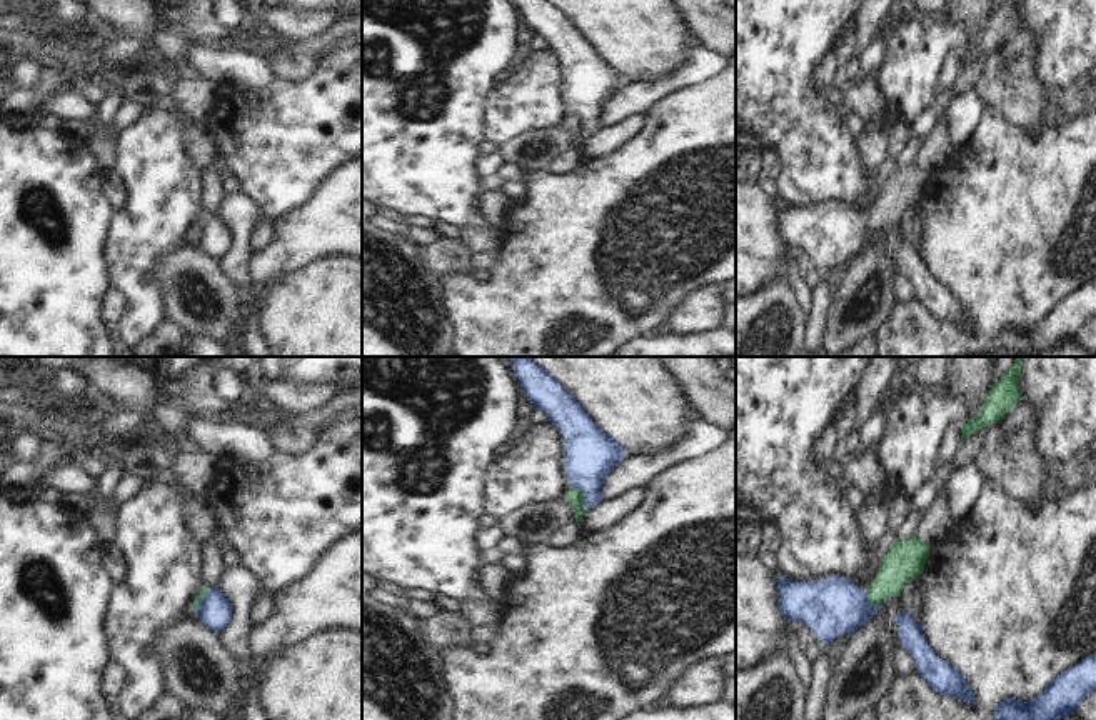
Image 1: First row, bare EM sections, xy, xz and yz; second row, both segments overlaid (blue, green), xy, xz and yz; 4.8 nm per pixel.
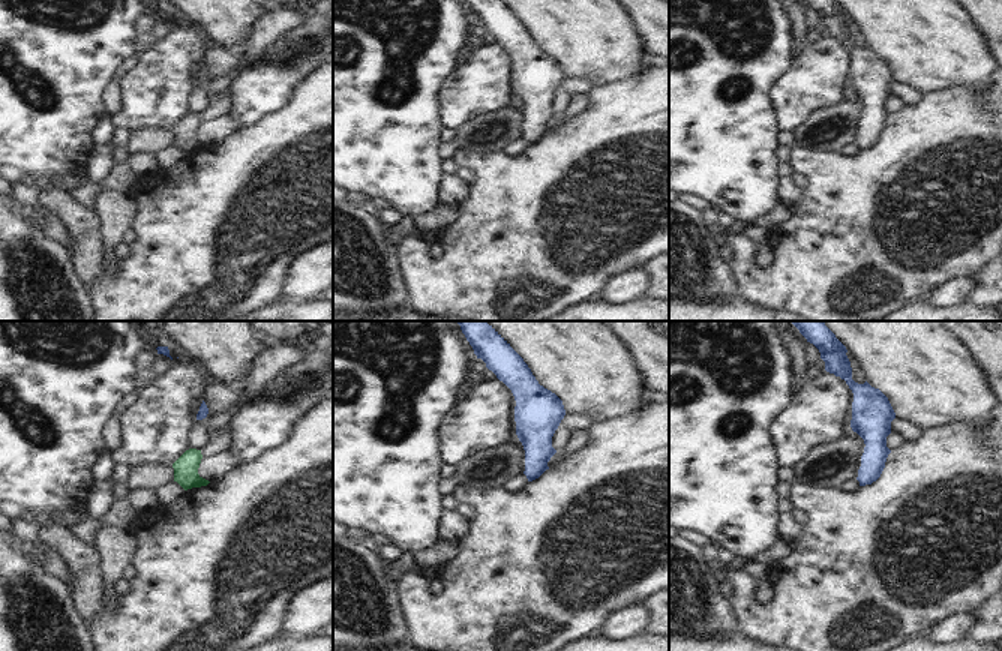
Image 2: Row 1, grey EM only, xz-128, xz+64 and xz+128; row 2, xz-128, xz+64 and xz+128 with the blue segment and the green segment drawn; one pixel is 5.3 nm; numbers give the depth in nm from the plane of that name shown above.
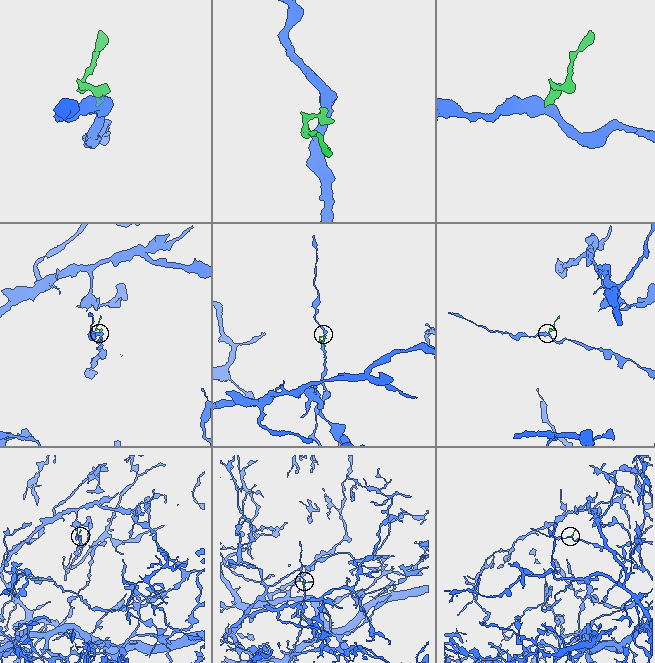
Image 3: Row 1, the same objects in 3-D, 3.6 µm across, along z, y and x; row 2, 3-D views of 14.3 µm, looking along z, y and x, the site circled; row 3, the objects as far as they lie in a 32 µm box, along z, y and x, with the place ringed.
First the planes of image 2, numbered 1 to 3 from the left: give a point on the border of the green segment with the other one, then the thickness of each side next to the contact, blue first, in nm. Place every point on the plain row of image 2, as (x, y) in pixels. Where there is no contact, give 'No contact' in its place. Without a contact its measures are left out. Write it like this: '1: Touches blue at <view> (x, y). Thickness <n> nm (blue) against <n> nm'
1: No contact
2: No contact
3: No contact

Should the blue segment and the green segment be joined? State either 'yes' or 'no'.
no

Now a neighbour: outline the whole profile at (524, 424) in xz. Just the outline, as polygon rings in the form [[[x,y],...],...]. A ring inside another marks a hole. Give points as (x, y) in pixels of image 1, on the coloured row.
[[[519,418],[514,437],[497,448],[494,463],[505,457],[520,442],[522,435],[530,428],[532,423],[529,418]]]

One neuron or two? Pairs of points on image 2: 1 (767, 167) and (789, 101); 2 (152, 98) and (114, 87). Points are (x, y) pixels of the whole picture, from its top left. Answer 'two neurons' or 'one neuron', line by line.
1: two neurons
2: two neurons

